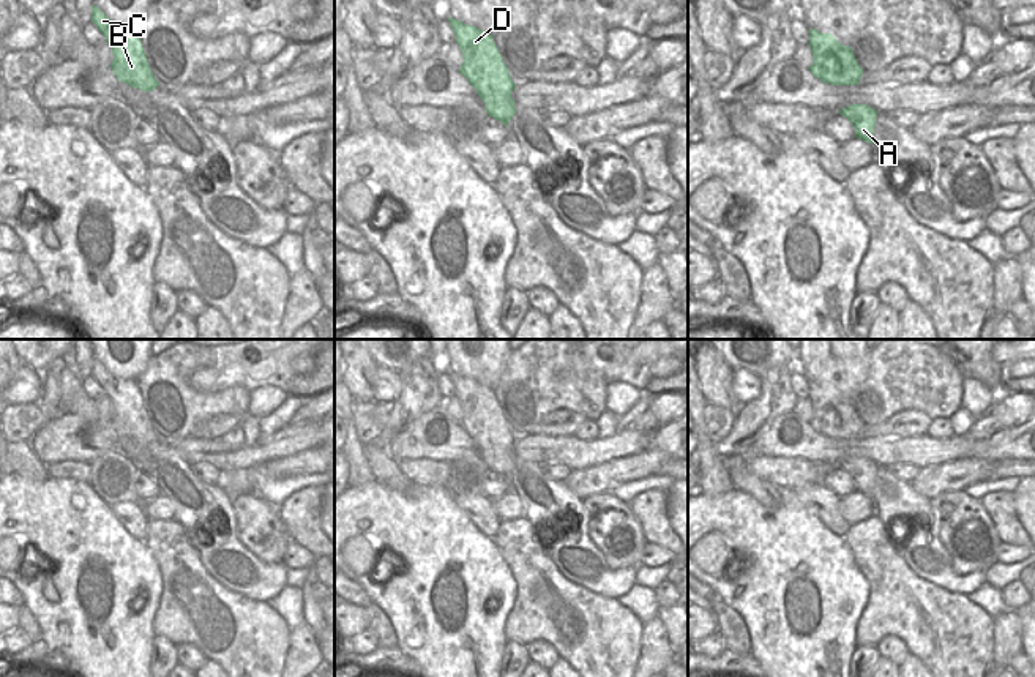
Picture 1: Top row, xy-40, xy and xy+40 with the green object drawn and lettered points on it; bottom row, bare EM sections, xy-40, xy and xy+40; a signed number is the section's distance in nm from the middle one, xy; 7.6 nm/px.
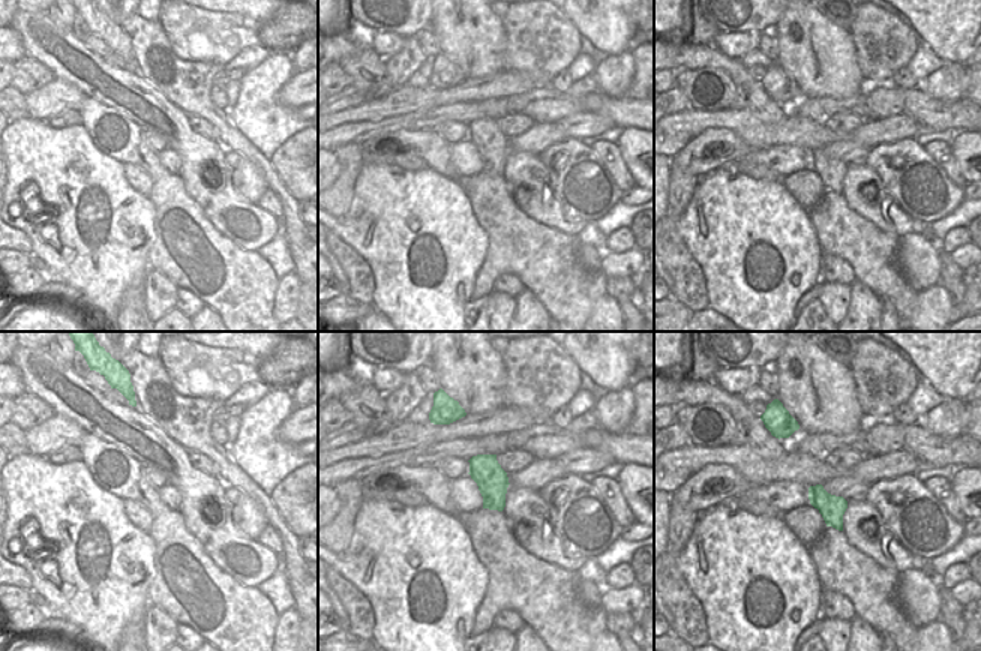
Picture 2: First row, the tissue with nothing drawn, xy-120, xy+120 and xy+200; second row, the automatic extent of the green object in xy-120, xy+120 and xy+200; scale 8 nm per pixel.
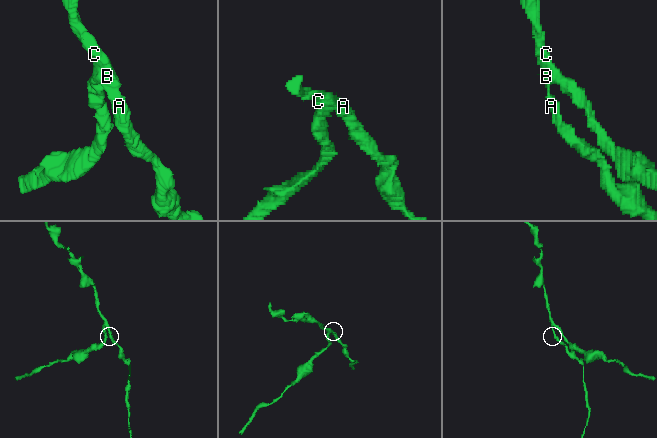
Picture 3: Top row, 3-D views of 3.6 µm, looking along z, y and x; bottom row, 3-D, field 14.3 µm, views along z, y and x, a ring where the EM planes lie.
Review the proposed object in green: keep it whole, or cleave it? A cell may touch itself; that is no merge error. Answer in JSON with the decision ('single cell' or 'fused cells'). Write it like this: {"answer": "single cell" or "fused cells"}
{"answer": "single cell"}

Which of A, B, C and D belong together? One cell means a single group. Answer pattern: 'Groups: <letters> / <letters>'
Groups: A B C D

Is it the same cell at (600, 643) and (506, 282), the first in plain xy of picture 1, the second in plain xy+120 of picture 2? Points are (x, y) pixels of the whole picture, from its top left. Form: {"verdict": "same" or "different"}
{"verdict": "different"}

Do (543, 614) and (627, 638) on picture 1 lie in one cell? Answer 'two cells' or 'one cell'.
one cell

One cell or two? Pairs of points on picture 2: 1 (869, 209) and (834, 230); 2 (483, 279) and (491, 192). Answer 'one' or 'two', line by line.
1: two
2: one

